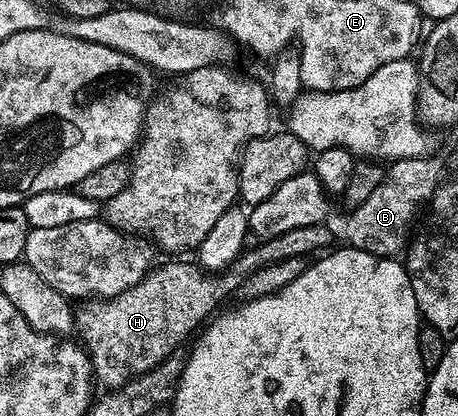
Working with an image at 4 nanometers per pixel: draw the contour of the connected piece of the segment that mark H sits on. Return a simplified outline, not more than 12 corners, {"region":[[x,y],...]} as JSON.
{"region":[[323,228],[244,248],[222,271],[154,266],[80,300],[73,329],[94,376],[163,364],[253,271],[314,254]]}

